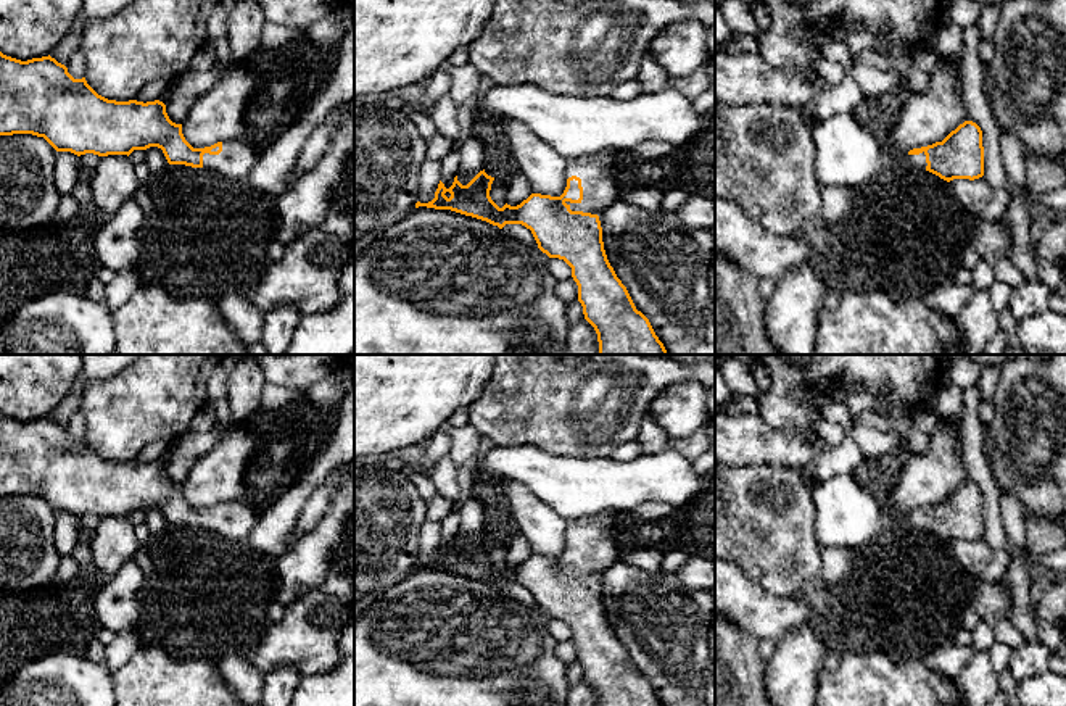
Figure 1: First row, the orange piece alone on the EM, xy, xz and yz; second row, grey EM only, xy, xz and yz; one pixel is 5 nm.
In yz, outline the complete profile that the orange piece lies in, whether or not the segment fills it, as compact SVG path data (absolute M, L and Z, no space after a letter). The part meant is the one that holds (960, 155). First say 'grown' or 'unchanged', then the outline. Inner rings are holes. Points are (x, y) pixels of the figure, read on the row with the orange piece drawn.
grown; M965 121L942 142L913 148L907 155L890 150L892 164L908 164L926 169L940 179L979 179L984 176L982 131L973 121Z

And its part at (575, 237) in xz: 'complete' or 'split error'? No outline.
split error

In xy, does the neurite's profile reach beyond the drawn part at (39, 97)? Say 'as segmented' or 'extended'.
extended

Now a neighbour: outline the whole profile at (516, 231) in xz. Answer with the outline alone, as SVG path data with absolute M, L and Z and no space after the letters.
M506 224L501 230L522 243L538 247L531 230L522 224Z

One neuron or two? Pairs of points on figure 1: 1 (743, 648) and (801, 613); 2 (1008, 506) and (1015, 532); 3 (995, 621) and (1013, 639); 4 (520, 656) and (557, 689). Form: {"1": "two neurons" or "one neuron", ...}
{"1": "two neurons", "2": "one neuron", "3": "one neuron", "4": "one neuron"}

